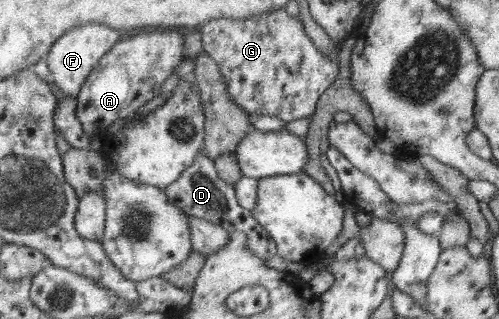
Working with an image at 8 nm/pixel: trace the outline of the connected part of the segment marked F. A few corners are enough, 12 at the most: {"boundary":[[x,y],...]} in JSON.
{"boundary":[[103,24],[69,30],[45,57],[50,79],[77,97],[119,40]]}

